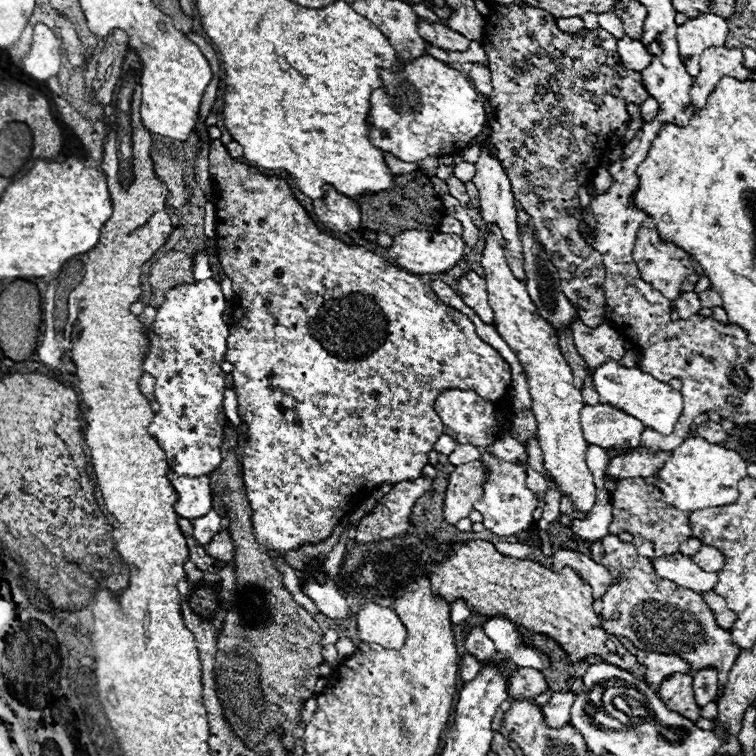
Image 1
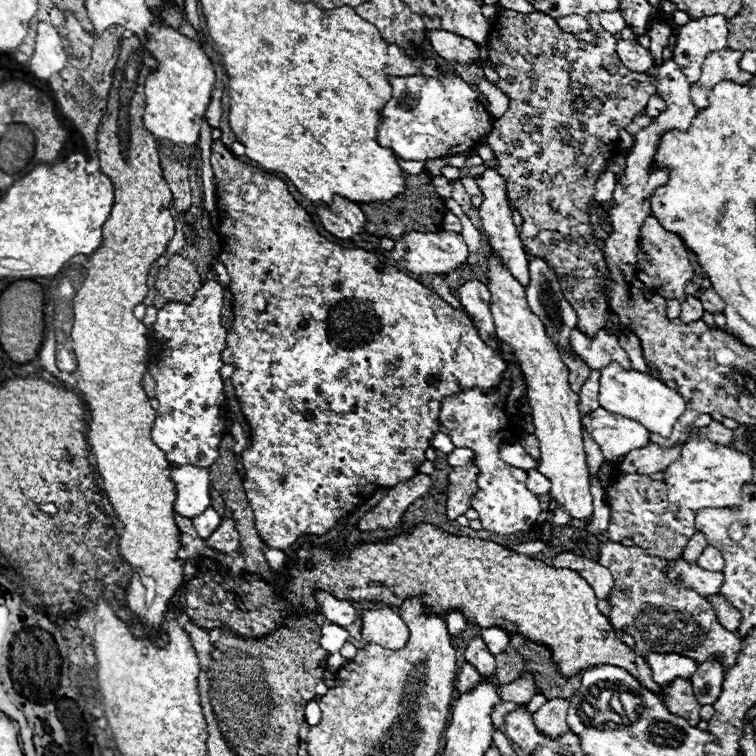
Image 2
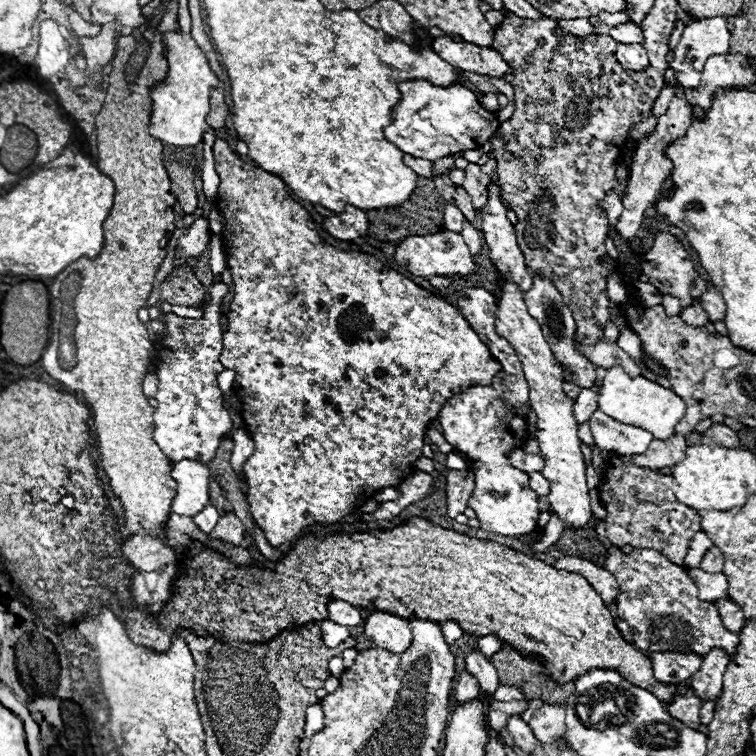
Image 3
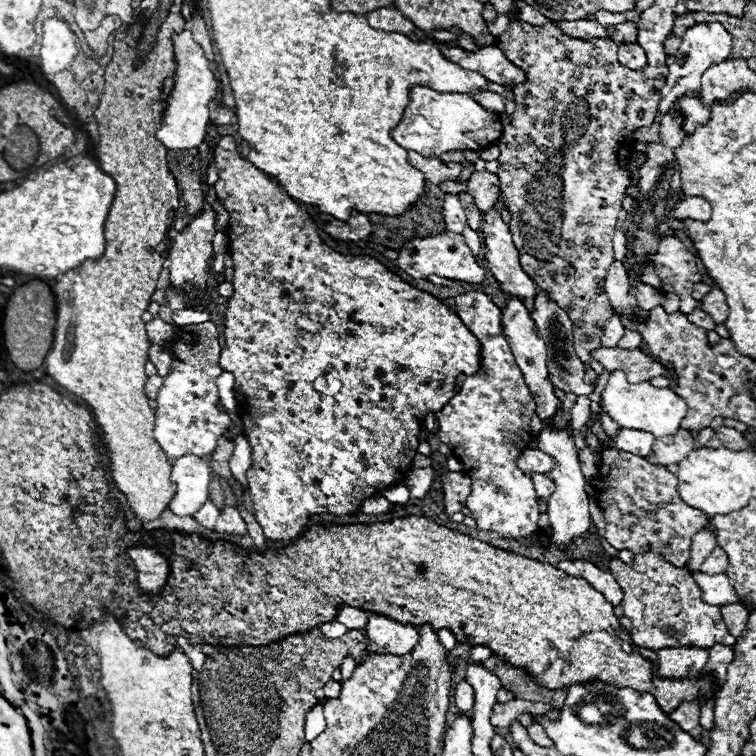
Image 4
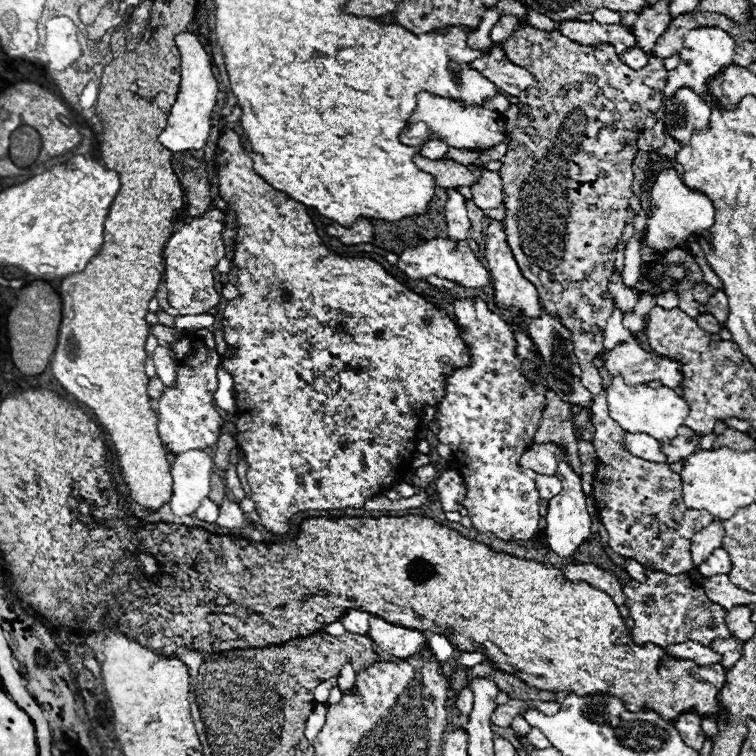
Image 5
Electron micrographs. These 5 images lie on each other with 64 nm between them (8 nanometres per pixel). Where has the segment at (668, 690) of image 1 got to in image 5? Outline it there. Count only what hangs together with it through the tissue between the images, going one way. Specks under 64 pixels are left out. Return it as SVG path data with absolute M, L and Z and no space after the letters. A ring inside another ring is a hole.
M682 712L678 718L674 718L674 724L678 724L678 732L686 744L690 744L690 748L702 750L704 732L700 728L700 716L696 712Z

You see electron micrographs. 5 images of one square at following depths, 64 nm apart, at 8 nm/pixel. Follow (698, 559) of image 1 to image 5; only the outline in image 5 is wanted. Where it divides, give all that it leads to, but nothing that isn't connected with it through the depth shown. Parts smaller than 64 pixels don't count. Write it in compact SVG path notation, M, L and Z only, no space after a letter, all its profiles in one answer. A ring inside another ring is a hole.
M716 548L710 558L706 562L702 562L698 566L700 574L702 576L716 576L716 574L728 574L732 568L732 562L730 562L730 556L724 548Z

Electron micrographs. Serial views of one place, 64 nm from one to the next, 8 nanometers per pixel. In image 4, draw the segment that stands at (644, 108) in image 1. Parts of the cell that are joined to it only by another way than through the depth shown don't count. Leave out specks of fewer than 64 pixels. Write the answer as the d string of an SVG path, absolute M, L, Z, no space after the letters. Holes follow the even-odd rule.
M702 22L692 28L688 28L682 36L682 44L676 52L676 62L670 64L670 74L666 76L666 84L660 91L660 104L658 112L664 114L670 110L670 106L678 100L678 96L684 96L684 92L698 92L700 90L700 78L704 70L710 64L718 64L732 54L732 36L720 22Z

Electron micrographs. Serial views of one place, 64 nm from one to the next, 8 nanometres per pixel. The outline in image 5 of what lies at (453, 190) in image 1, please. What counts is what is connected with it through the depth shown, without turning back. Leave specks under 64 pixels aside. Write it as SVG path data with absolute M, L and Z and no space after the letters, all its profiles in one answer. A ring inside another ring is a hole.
M466 200L466 210L468 210L468 216L470 216L470 234L472 234L472 238L478 242L478 244L482 244L482 234L484 234L484 220L486 220L486 216L484 216L484 212L472 202L472 200Z

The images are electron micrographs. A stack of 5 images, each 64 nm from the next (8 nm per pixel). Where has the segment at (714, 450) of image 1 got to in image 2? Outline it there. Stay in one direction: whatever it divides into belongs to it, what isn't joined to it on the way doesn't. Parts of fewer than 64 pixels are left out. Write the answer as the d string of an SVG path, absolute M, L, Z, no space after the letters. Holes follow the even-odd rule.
M688 440L682 444L680 458L668 464L664 474L670 504L678 504L680 508L690 508L694 512L702 508L728 508L740 504L744 482L752 482L752 462L750 456L728 446L706 440Z

